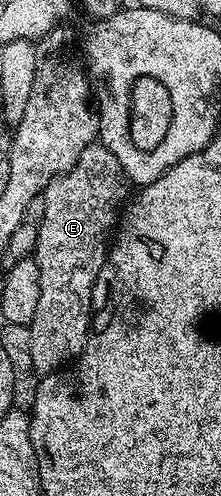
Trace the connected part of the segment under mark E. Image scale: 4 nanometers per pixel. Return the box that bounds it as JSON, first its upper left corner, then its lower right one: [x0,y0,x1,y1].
[29,142,129,374]

